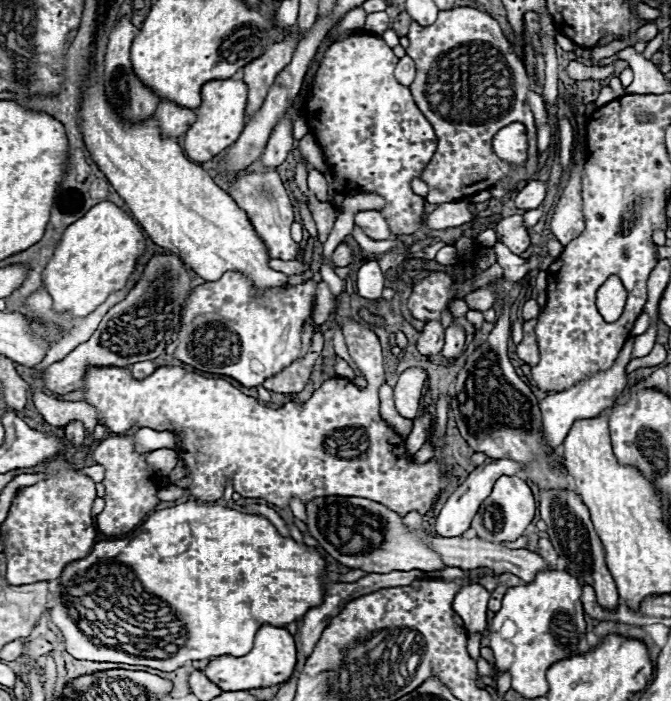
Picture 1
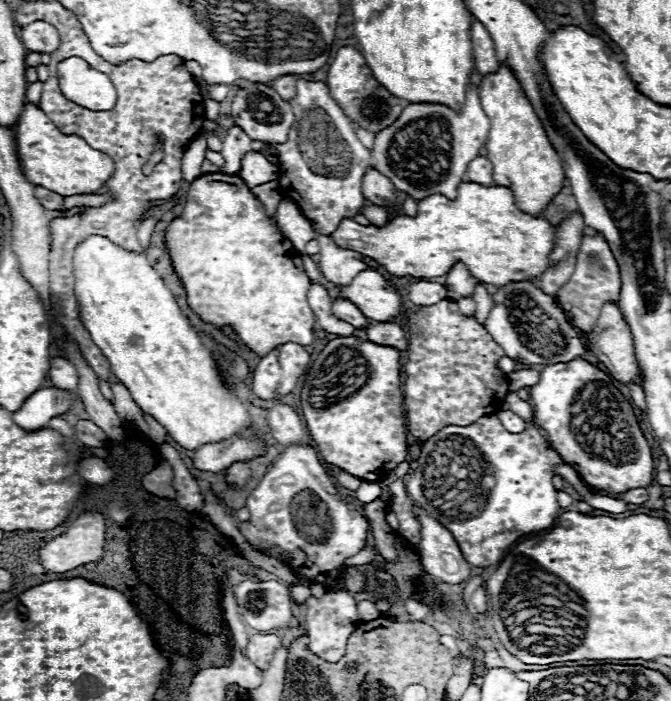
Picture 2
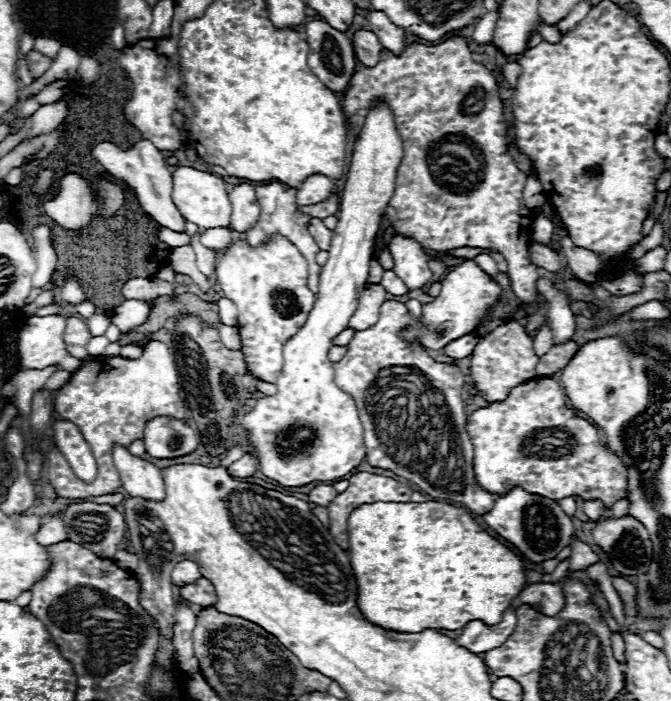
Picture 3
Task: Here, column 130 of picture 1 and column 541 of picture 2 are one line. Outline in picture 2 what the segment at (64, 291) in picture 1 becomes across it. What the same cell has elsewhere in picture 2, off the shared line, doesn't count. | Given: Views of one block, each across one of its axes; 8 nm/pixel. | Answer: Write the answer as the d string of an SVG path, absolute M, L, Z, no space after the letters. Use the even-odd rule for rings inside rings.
M460 182L454 200L444 194L432 194L418 202L416 216L396 214L382 228L374 224L362 226L346 218L330 236L340 248L374 258L396 278L444 276L456 262L462 262L476 280L504 286L512 280L536 278L548 268L554 234L556 228L544 218L534 218L516 208L510 188Z

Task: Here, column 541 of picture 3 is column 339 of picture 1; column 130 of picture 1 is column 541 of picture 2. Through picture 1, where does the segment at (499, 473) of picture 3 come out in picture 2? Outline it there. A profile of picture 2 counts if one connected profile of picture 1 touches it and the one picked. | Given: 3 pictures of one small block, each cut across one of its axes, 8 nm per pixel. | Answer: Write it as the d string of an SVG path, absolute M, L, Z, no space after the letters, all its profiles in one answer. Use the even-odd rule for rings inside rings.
M582 358L550 364L538 384L530 386L536 426L550 438L552 448L592 488L618 498L632 488L648 488L654 480L654 460L636 414L608 374Z

